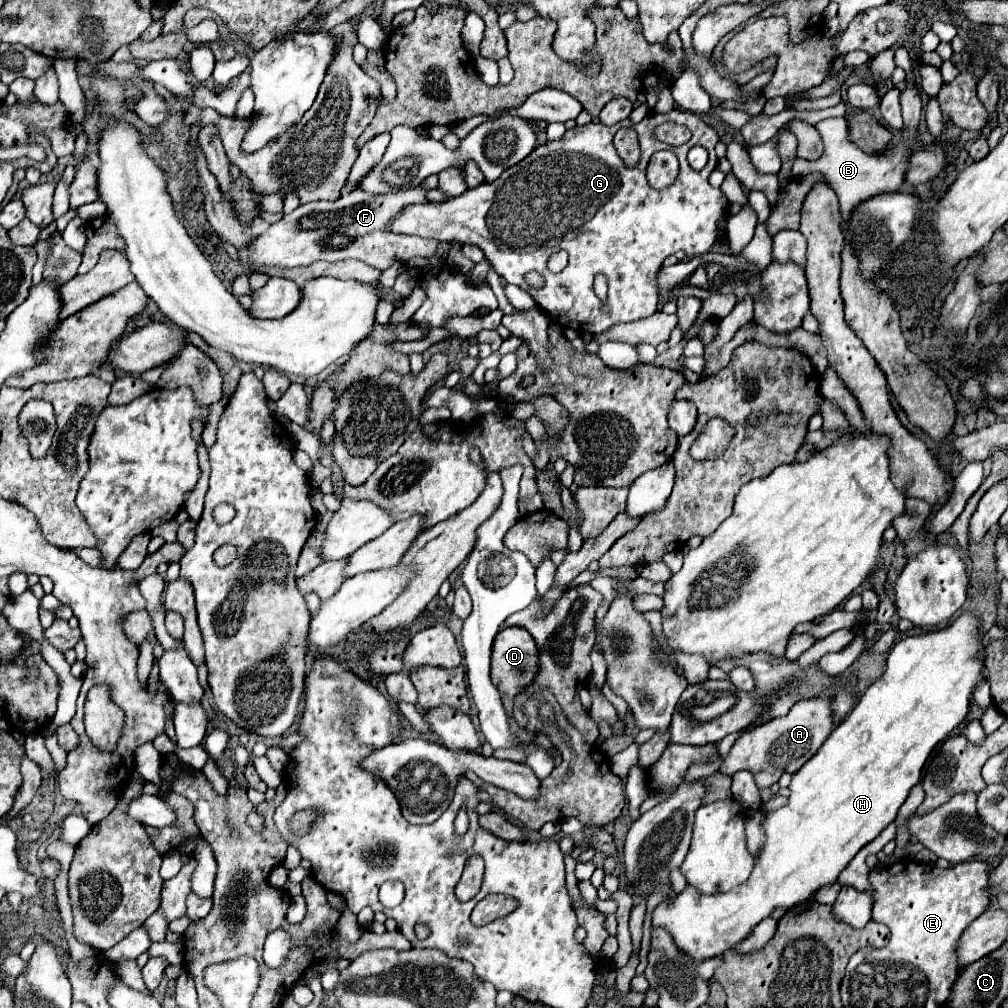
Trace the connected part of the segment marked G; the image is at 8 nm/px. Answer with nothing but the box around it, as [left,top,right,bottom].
[389,109,729,335]

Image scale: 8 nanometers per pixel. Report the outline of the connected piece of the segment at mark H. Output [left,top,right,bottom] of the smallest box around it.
[651,613,985,961]

